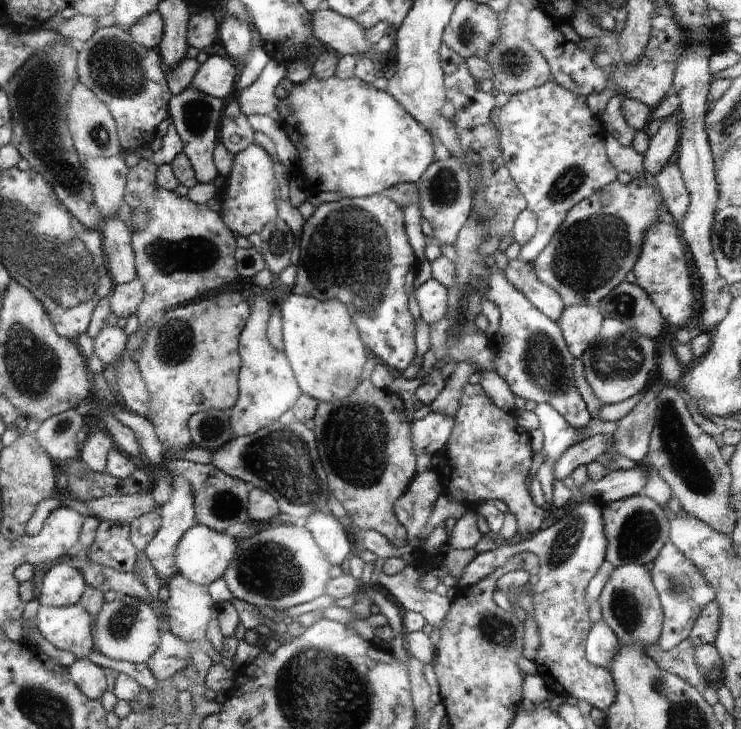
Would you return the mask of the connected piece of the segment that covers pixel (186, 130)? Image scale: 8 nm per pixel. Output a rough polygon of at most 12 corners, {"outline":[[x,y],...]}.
{"outline":[[192,86],[170,99],[170,122],[198,183],[212,162],[222,100]]}

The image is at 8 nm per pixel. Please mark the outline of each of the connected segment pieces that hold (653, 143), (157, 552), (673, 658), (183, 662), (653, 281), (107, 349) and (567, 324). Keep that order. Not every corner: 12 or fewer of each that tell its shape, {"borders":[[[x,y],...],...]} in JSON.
{"borders":[[[678,117],[661,121],[644,154],[656,176],[679,146]],[[174,478],[144,552],[167,585],[176,544],[197,524],[188,482]],[[684,639],[671,650],[659,643],[645,649],[660,668],[704,692],[706,680]],[[162,632],[156,654],[147,662],[157,680],[184,671],[192,644]],[[674,223],[649,227],[634,267],[666,322],[696,306],[686,248]],[[104,325],[93,338],[94,352],[112,365],[125,352],[125,329]],[[592,304],[565,306],[557,320],[569,351],[581,358],[600,334]]]}

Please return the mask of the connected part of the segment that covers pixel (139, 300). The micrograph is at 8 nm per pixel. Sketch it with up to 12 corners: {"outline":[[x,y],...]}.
{"outline":[[136,277],[118,283],[110,296],[111,312],[128,318],[145,300],[145,285]]}

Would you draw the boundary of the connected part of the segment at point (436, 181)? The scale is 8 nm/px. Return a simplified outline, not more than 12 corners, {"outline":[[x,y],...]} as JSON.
{"outline":[[433,161],[415,182],[433,242],[453,246],[472,214],[468,166]]}

